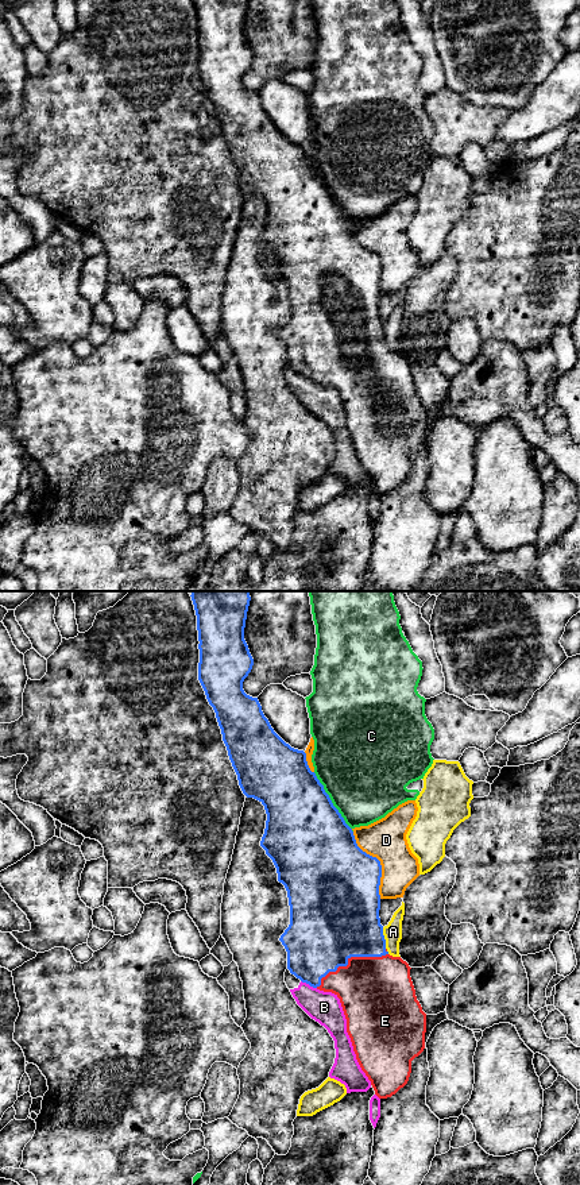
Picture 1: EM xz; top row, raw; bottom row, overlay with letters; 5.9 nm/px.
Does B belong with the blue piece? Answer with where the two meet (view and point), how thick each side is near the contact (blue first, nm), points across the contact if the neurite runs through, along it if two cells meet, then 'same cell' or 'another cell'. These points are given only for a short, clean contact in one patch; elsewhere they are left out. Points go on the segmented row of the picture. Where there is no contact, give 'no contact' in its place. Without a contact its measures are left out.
meets blue in xz at (309, 984); 360 nm thick on the blue side, 190 nm on the other; another cell

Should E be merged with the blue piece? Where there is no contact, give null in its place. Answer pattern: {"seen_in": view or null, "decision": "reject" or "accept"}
{"seen_in": "xz", "decision": "accept"}

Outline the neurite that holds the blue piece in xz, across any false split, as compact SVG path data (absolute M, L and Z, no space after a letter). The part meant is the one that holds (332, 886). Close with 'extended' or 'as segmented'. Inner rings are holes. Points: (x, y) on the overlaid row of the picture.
M192 591L190 597L200 641L198 680L216 713L243 794L264 806L267 821L260 846L272 860L278 881L287 891L290 925L279 938L287 952L287 969L302 983L332 992L340 999L347 1032L361 1070L379 1099L391 1097L407 1084L411 1061L425 1049L426 1014L415 996L411 968L401 957L390 956L386 949L379 918L380 861L357 846L352 829L333 806L316 773L310 771L306 753L286 744L264 717L258 698L247 695L243 690L243 682L254 665L244 640L250 591Z | extended

